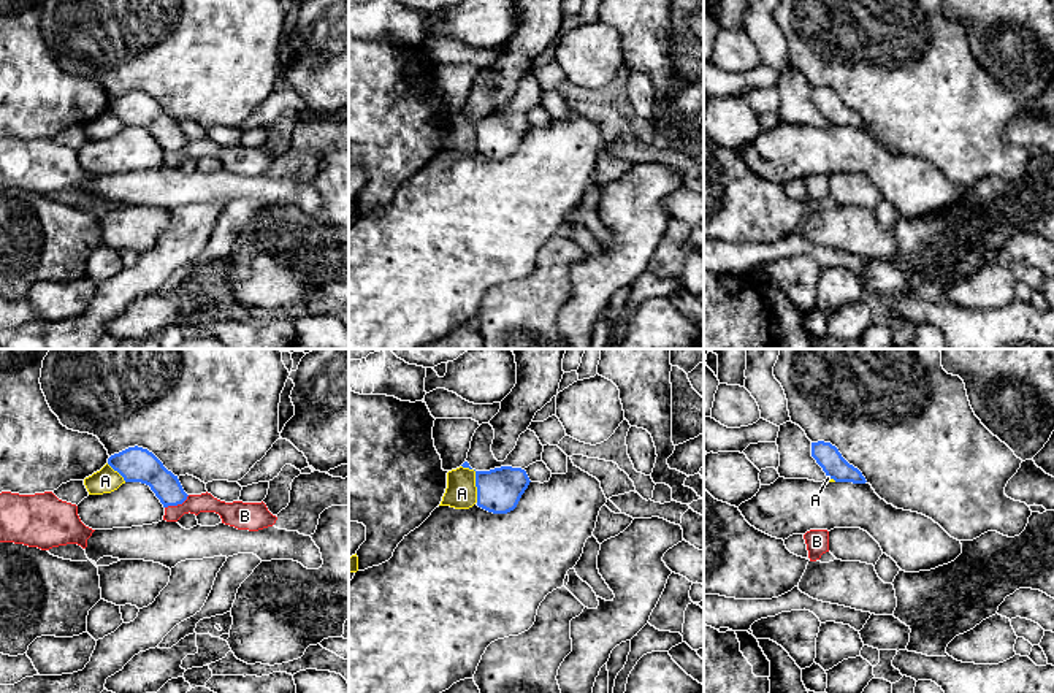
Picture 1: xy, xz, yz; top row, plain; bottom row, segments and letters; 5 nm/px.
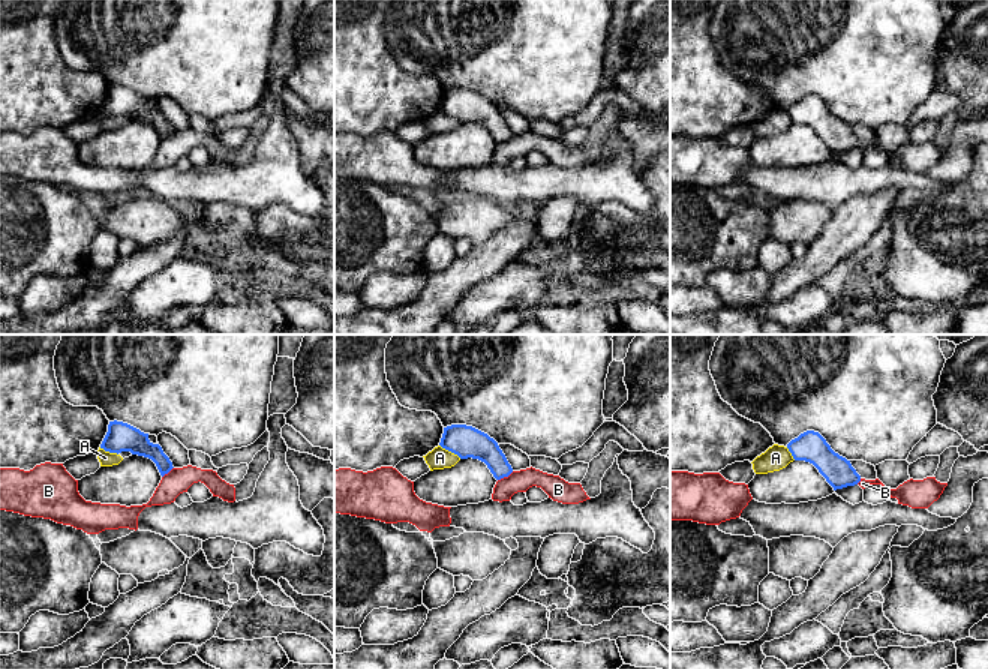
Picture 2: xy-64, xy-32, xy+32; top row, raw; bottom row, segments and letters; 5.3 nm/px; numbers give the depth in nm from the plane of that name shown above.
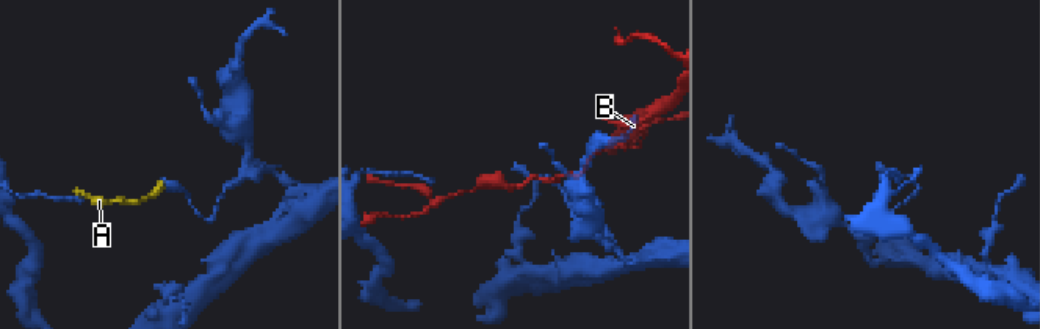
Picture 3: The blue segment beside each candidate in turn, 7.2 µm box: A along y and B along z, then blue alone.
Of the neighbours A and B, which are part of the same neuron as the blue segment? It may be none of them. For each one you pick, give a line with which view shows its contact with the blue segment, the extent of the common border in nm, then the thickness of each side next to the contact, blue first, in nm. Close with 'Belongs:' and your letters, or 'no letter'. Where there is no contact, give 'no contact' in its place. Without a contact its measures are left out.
Belongs: no letter

